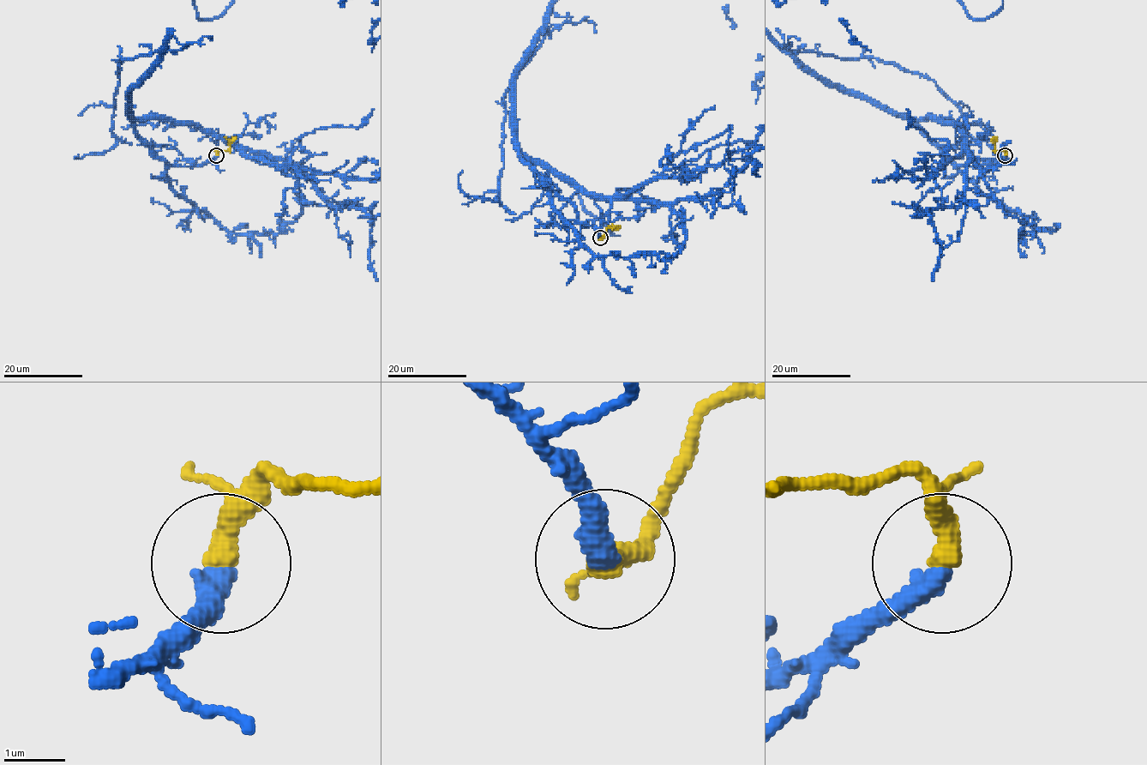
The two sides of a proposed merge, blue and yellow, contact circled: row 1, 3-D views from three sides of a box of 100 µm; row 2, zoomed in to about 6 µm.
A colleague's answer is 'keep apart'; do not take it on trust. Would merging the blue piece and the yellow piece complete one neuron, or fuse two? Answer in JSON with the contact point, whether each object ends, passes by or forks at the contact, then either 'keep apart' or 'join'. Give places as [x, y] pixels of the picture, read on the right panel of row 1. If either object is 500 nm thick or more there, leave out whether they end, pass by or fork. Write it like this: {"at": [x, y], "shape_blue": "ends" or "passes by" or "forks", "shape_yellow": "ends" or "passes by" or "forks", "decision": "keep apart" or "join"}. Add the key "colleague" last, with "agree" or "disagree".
{"at": [1005, 155], "shape_blue": "ends", "shape_yellow": "passes by", "decision": "join", "colleague": "disagree"}

